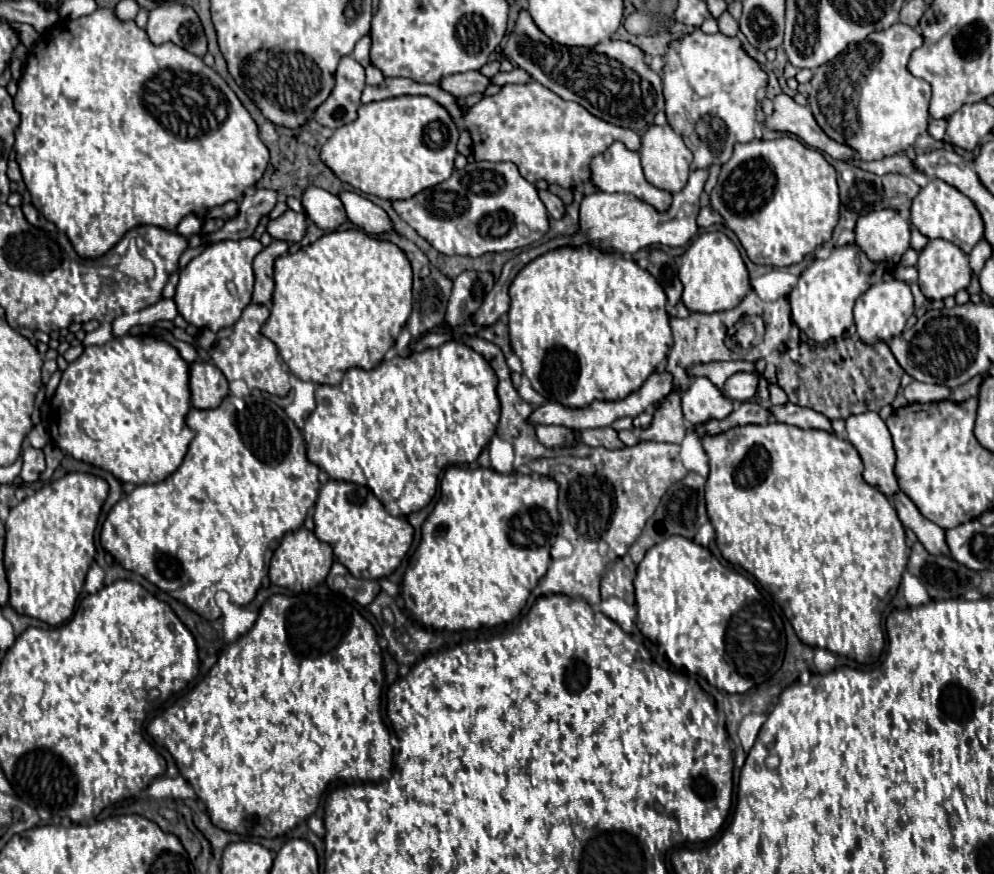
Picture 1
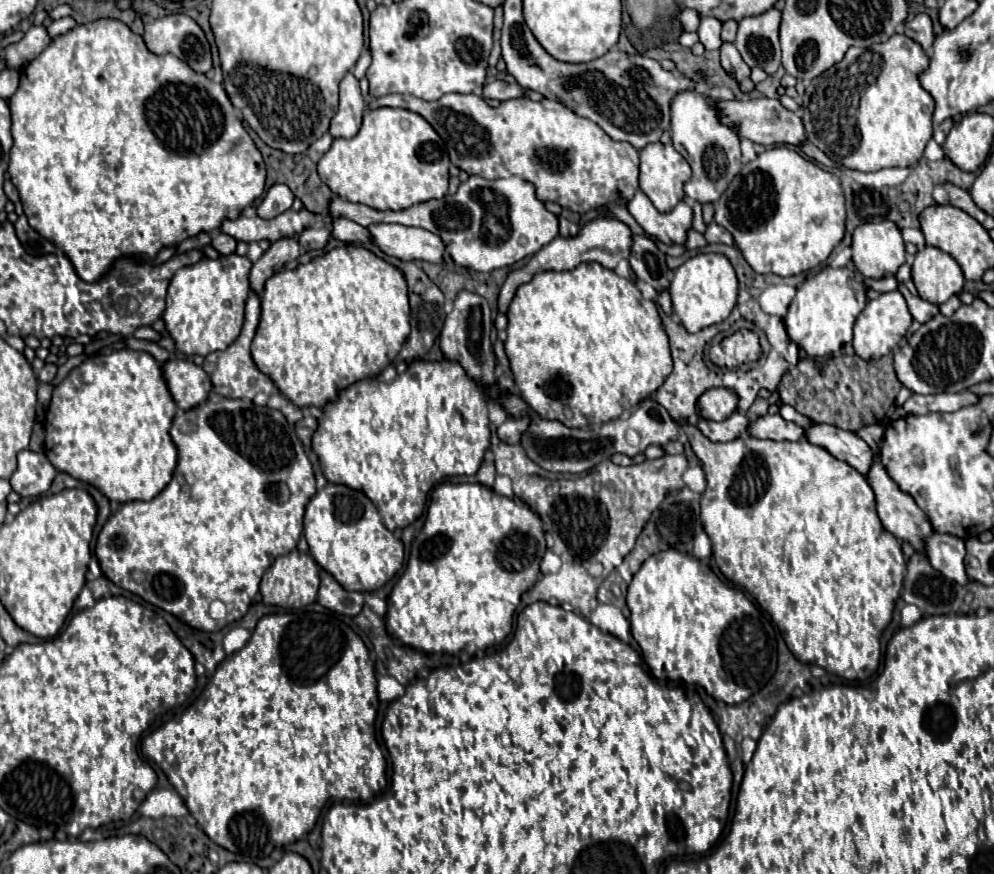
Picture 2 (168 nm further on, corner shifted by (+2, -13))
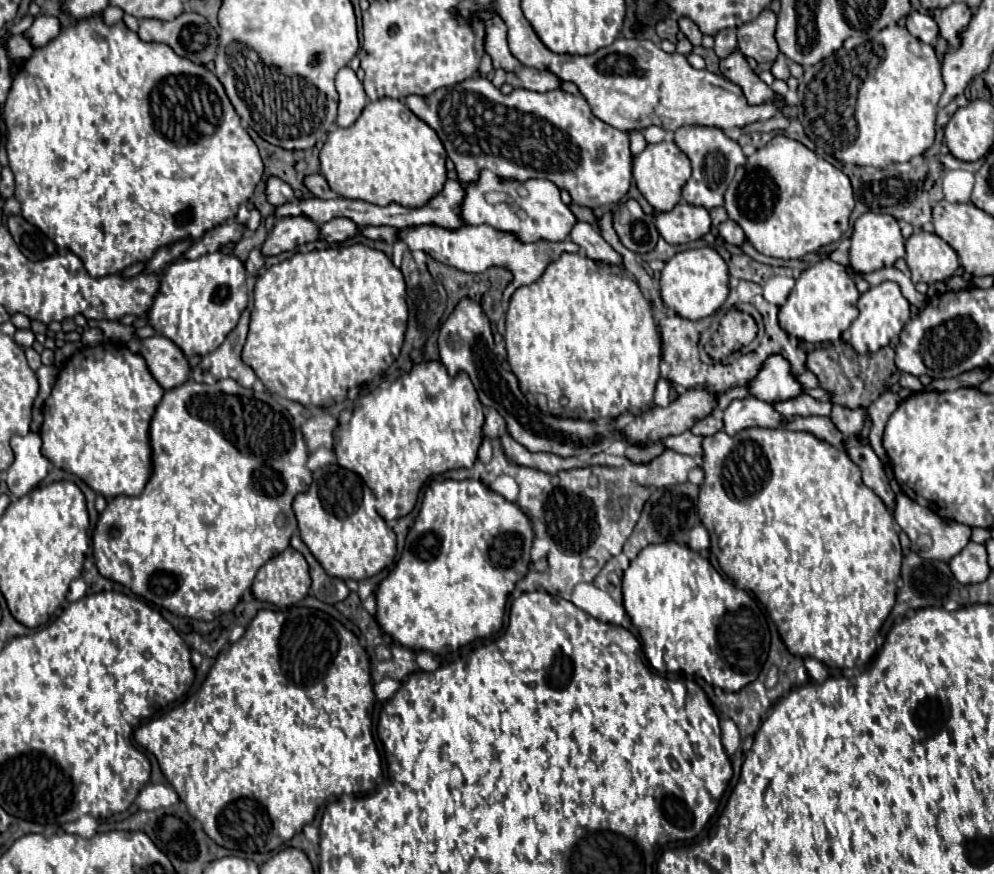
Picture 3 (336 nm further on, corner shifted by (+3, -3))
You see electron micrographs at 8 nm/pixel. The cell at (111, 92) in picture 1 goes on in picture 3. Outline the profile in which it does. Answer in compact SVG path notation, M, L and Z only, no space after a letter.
M100 15L88 17L60 31L46 47L40 47L22 65L20 73L14 77L10 95L4 103L6 115L6 149L8 167L16 179L16 199L22 207L22 217L46 233L60 249L68 249L78 255L92 277L104 277L110 273L120 273L134 263L146 263L164 245L172 245L182 239L200 239L208 229L222 225L236 217L238 207L244 205L254 193L262 179L264 165L256 143L250 139L246 129L240 125L222 83L206 67L192 63L176 55L164 43L144 43L134 31L130 31L122 21L116 25L106 25Z

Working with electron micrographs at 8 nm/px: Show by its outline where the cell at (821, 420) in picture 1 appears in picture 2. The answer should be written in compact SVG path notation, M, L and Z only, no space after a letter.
M811 423L811 427L805 429L805 437L809 443L815 443L829 451L833 457L847 461L861 475L867 475L873 453L869 445L855 435L855 431L843 431L825 423Z

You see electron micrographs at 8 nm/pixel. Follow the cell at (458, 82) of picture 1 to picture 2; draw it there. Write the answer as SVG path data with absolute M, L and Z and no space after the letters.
M493 81L493 83L485 83L481 87L481 97L483 99L499 99L499 101L505 101L505 99L513 99L513 97L521 97L523 89L515 83L515 85L509 85L505 81Z

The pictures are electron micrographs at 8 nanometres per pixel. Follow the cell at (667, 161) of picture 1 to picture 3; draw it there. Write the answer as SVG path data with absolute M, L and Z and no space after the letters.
M662 141L648 145L640 155L634 157L634 181L646 201L660 213L670 211L682 199L682 187L690 177L690 159L676 147L674 141Z

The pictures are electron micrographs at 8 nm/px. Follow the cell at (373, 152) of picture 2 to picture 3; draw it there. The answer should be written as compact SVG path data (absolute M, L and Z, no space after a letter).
M384 97L380 101L370 101L362 115L354 121L354 125L342 129L334 127L328 133L328 139L320 151L322 161L322 175L326 177L330 189L338 193L340 197L348 199L362 199L366 203L374 205L406 205L406 207L422 207L430 197L436 197L442 191L442 185L446 181L446 151L442 141L438 139L436 131L428 127L424 121L420 121L404 101Z

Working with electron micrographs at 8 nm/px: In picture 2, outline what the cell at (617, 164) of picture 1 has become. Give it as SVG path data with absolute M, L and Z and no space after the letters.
M637 189L635 195L627 201L627 209L647 235L663 241L665 245L681 245L685 241L687 229L691 227L693 213L687 203L679 201L675 209L661 213L653 207L641 189Z

